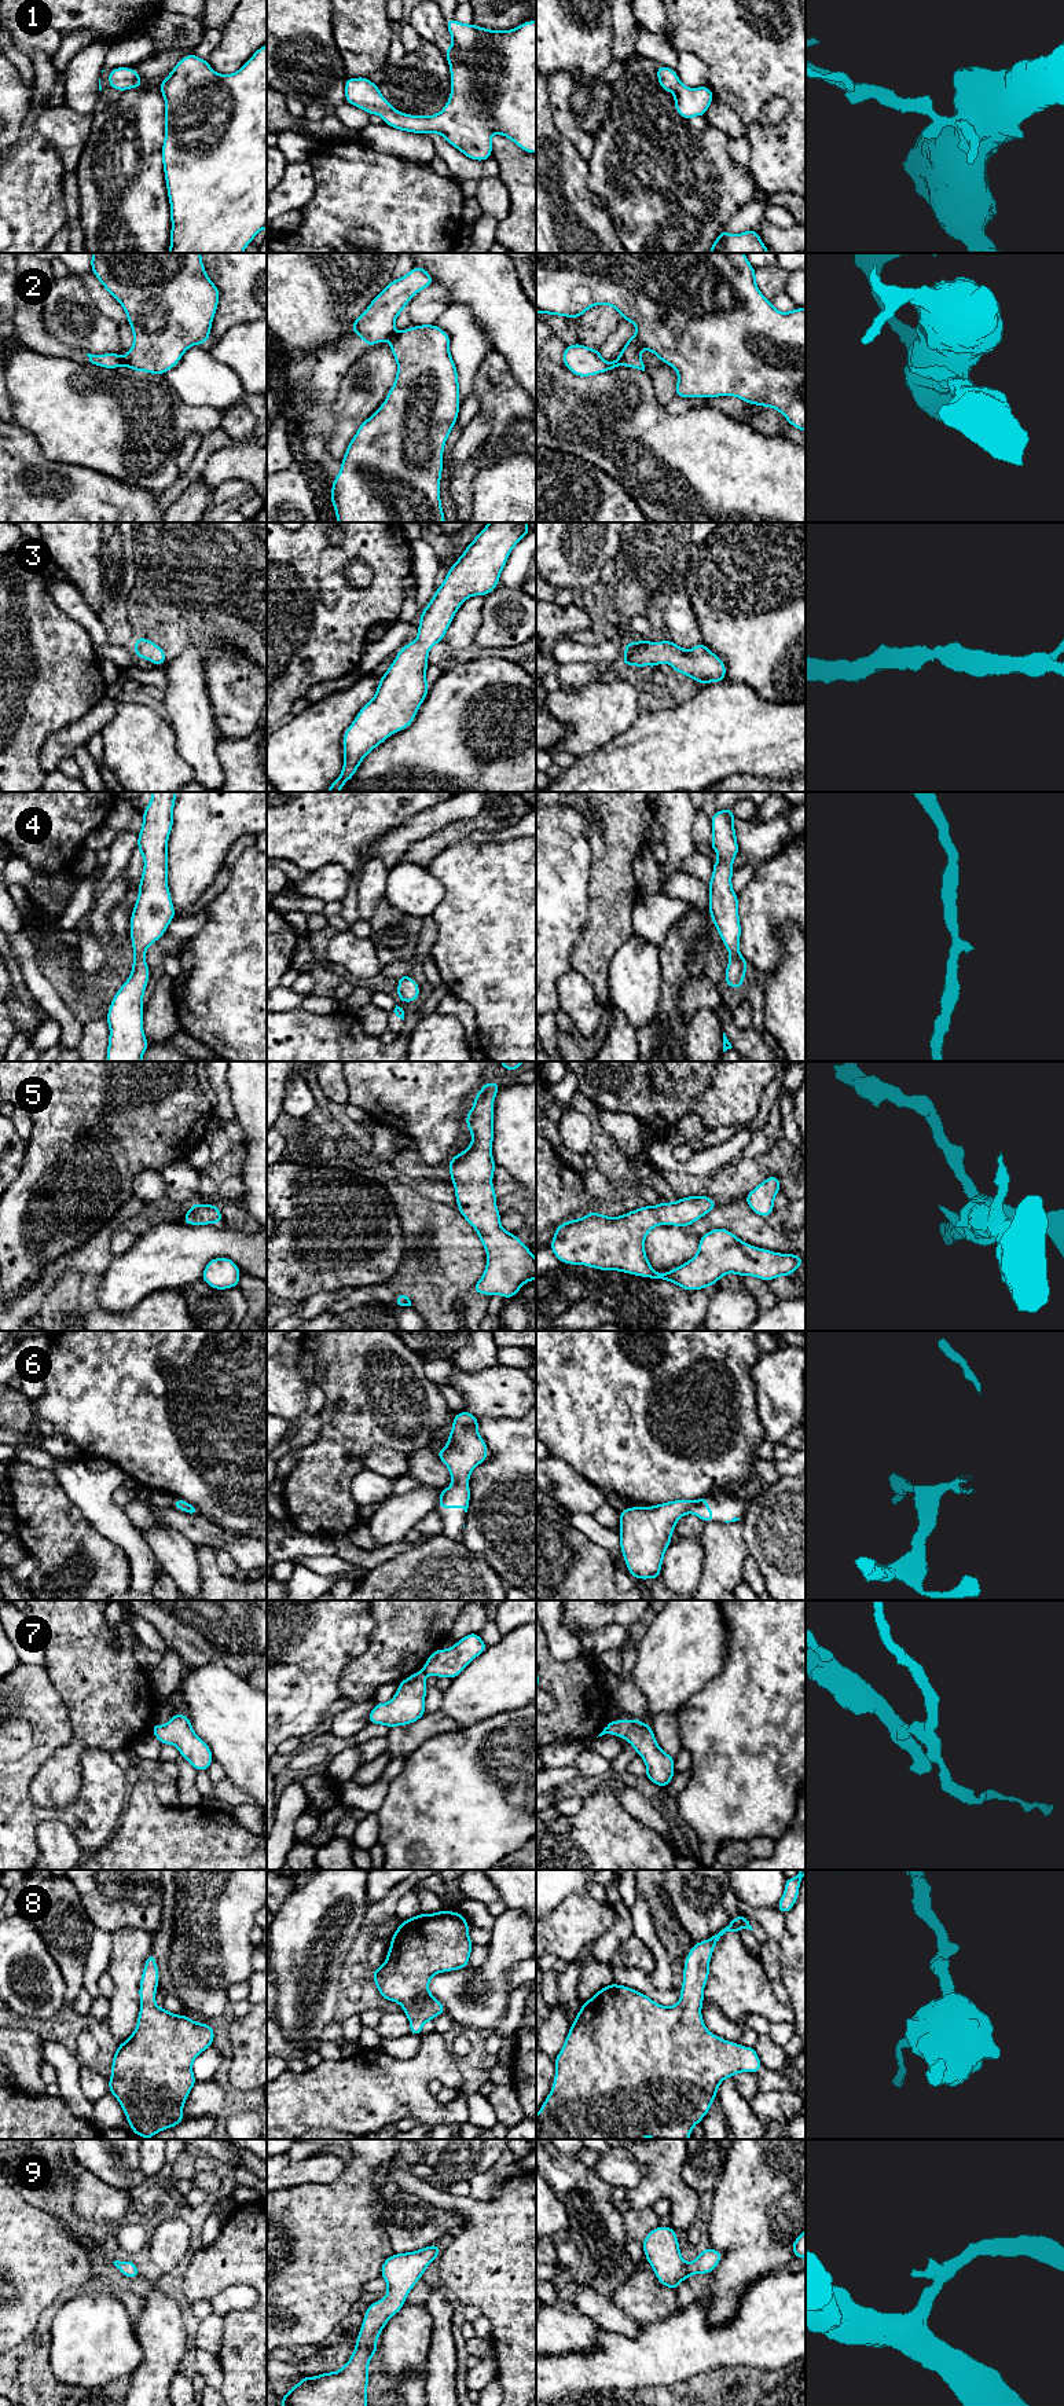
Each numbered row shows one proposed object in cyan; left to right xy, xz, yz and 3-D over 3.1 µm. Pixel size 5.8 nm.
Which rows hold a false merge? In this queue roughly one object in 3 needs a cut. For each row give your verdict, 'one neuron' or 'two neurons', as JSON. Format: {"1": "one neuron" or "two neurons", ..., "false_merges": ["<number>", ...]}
{"1": "one neuron", "2": "two neurons", "3": "one neuron", "4": "one neuron", "5": "one neuron", "6": "one neuron", "7": "two neurons", "8": "one neuron", "9": "one neuron", "false_merges": ["2", "7"]}

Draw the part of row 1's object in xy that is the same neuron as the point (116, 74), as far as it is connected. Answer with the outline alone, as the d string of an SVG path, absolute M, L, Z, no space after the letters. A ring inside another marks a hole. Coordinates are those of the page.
M115 67L109 71L109 85L117 91L142 88L143 81L137 71L131 67Z

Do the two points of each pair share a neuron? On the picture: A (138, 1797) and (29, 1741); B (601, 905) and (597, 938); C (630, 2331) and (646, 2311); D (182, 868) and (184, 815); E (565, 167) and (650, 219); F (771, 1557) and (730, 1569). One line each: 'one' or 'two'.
A: two
B: one
C: two
D: one
E: two
F: two

